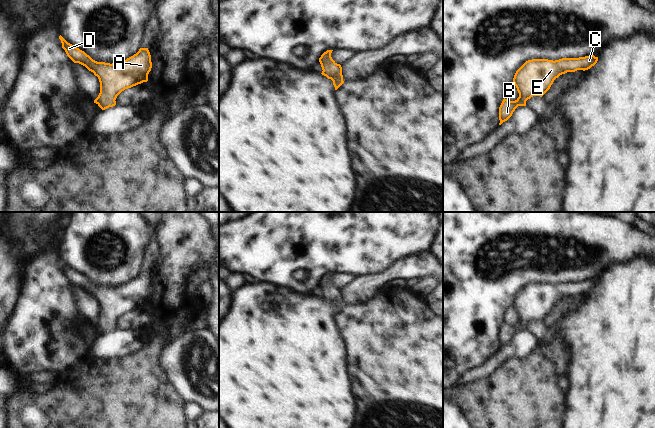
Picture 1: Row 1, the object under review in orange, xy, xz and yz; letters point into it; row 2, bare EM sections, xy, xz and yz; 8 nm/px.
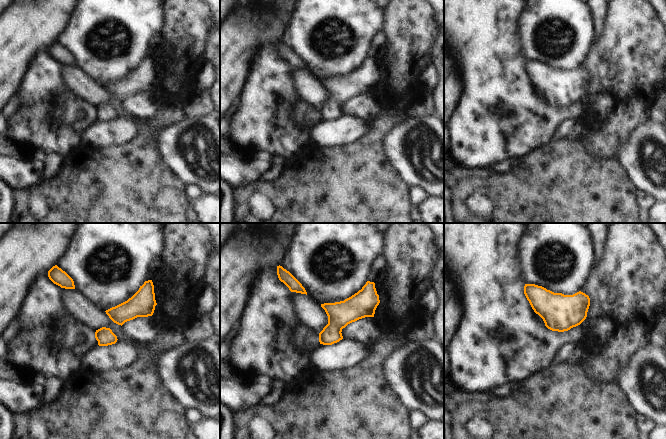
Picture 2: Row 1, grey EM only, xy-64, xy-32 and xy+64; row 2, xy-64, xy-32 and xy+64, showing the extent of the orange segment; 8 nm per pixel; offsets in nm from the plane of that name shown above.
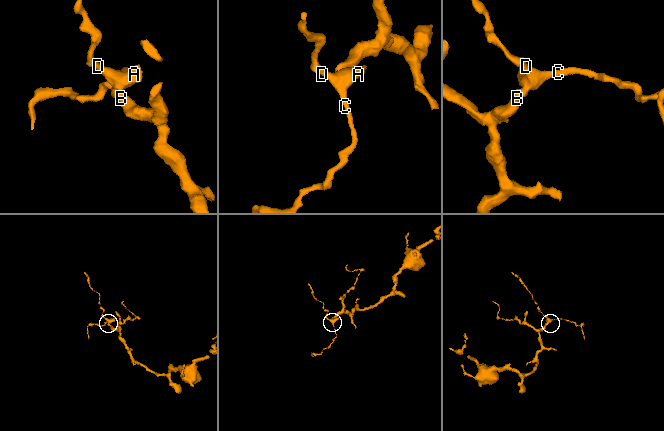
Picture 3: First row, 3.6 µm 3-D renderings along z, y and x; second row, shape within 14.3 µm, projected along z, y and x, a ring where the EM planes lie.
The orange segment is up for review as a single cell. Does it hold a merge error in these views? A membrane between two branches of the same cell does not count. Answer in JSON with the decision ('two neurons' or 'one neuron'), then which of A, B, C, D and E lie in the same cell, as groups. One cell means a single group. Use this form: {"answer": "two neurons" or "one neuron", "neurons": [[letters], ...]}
{"answer": "one neuron", "neurons": [["A", "B", "C", "D", "E"]]}

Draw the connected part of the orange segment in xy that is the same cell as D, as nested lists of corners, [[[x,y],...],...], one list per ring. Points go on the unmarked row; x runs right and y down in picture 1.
[[[61,259],[59,263],[67,280],[74,286],[85,290],[98,301],[100,317],[94,324],[102,334],[116,329],[117,320],[125,313],[148,305],[152,292],[148,272],[140,272],[133,280],[117,287],[97,286],[84,275],[68,267]]]

